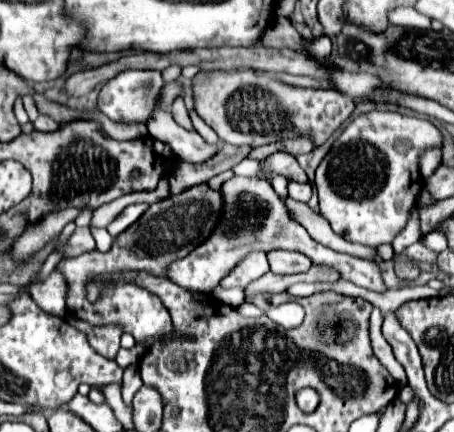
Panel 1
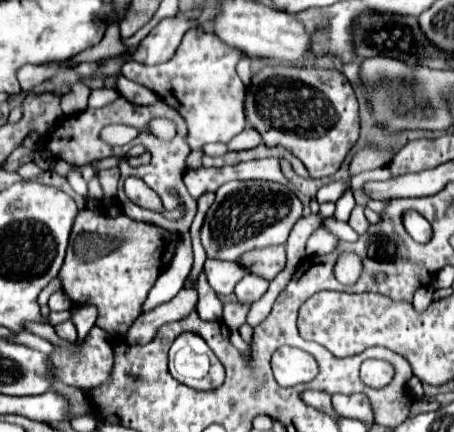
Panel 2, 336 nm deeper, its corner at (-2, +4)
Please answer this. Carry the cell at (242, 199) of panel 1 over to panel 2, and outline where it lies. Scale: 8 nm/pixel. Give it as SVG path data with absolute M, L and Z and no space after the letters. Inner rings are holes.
M262 180L226 182L226 186L218 188L216 200L204 218L200 242L208 258L238 260L250 250L284 244L292 226L302 218L302 208L302 202L288 186Z

